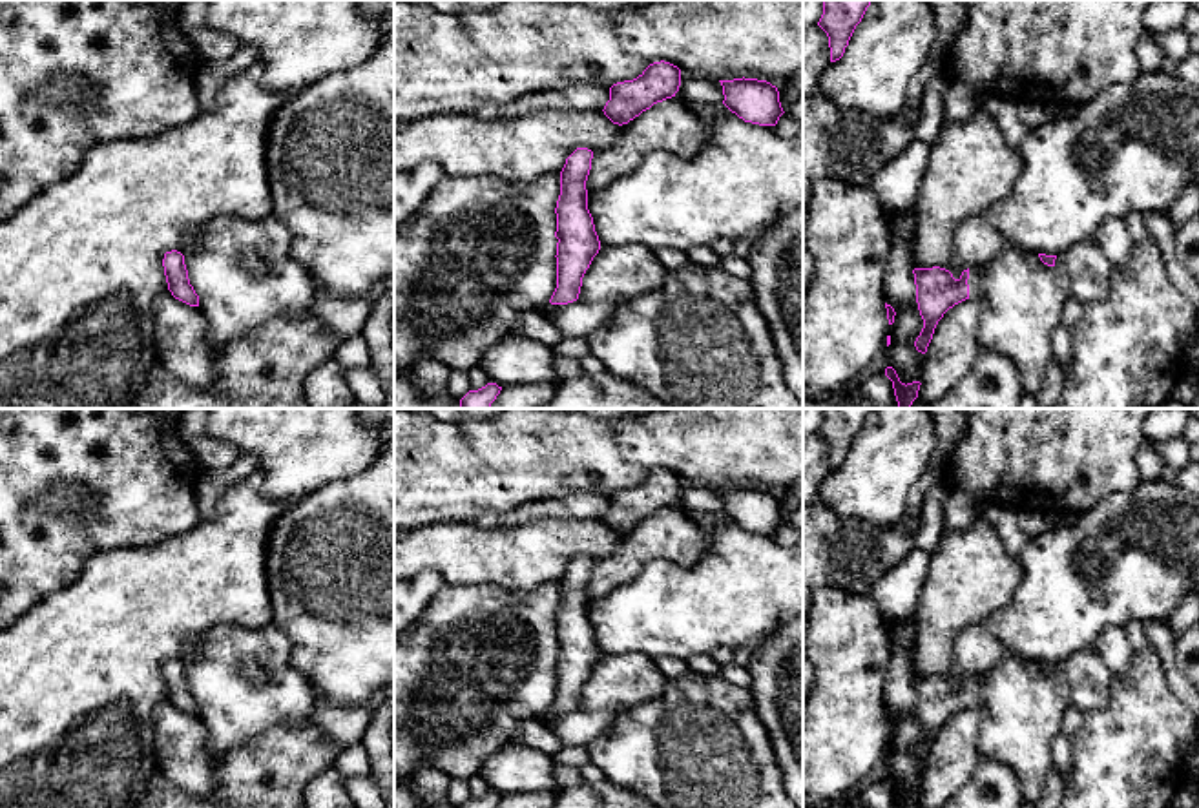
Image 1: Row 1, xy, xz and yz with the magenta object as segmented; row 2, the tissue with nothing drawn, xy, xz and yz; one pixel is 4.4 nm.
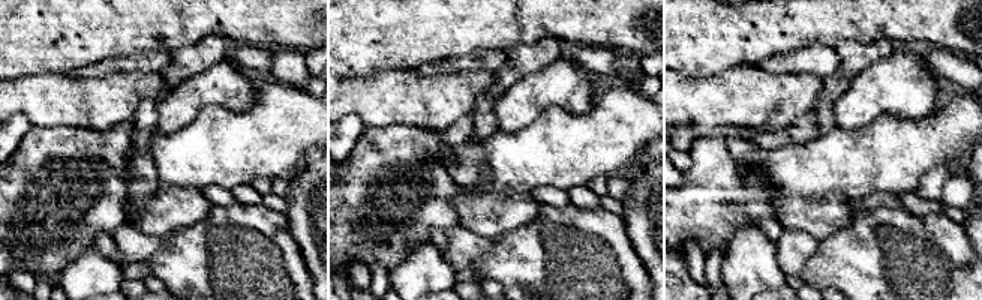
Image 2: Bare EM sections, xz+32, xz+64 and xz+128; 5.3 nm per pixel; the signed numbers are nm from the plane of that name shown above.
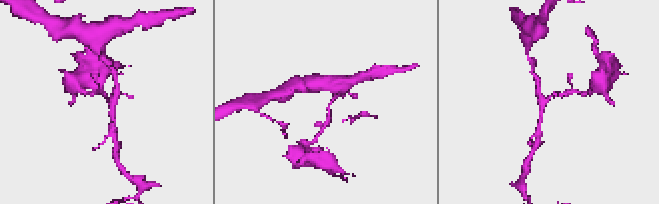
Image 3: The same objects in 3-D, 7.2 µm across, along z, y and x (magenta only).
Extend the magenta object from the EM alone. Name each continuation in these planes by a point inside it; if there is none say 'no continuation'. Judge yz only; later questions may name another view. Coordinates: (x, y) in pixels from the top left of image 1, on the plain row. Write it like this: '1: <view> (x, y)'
1: yz (977, 684)

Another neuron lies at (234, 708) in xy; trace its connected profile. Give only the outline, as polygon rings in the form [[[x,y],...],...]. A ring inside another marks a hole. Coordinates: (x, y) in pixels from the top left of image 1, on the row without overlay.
[[[219,624],[201,642],[190,642],[182,664],[214,759],[272,728],[314,722],[319,697],[292,668],[290,640],[274,624],[259,629]],[[246,660],[266,671],[261,682],[243,671]]]

